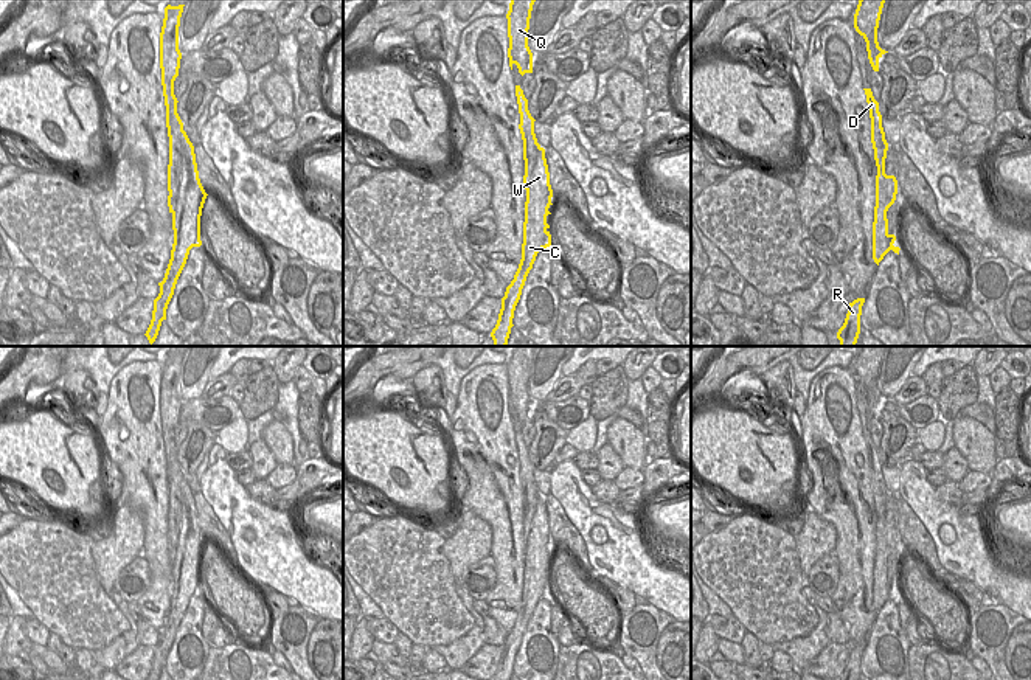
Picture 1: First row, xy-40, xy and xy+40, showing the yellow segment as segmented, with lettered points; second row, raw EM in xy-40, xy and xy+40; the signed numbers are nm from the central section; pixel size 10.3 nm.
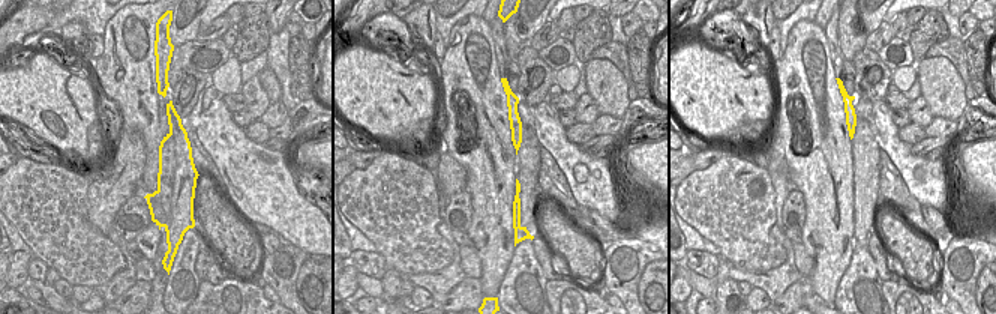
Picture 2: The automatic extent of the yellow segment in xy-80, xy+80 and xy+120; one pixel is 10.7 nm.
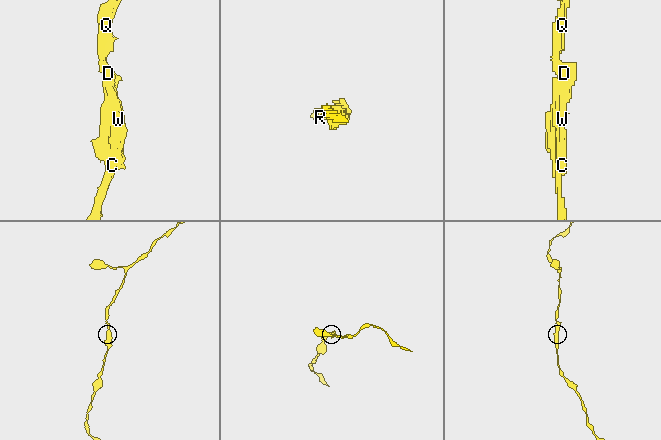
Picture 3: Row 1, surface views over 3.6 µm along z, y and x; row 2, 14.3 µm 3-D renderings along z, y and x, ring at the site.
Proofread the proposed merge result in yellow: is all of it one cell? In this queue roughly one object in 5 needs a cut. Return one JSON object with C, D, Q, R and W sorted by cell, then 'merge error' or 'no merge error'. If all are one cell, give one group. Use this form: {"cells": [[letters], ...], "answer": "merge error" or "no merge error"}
{"cells": [["C", "D", "Q", "R", "W"]], "answer": "no merge error"}

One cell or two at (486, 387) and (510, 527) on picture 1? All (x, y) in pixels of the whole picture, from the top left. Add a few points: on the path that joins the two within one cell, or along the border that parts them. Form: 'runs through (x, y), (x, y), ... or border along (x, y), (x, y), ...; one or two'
runs through (486, 421), (486, 458), (494, 492); one

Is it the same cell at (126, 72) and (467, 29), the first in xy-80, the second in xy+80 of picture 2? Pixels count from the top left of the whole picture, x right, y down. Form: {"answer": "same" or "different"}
{"answer": "same"}

